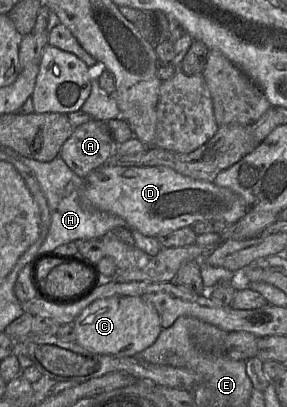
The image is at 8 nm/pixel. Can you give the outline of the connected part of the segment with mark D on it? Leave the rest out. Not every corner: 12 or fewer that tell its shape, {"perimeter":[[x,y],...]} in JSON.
{"perimeter":[[106,164],[84,201],[150,237],[249,207],[166,166]]}

